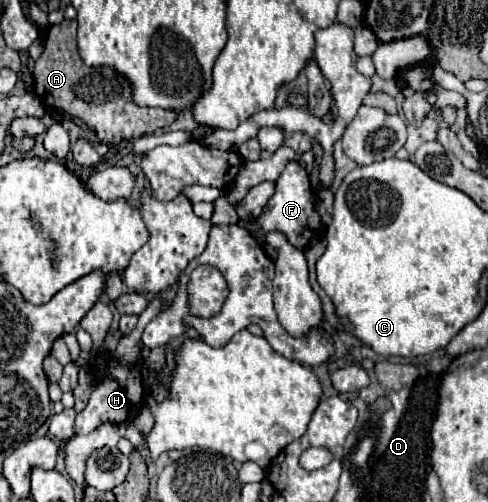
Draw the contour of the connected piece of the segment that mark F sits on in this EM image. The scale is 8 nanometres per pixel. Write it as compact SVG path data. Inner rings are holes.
M290 161L286 165L286 169L282 171L282 175L276 181L276 193L270 197L270 201L266 203L264 211L260 213L260 217L256 221L264 233L278 231L290 241L290 245L294 245L298 249L308 247L314 233L320 229L320 217L314 207L314 194L309 175L298 161Z

